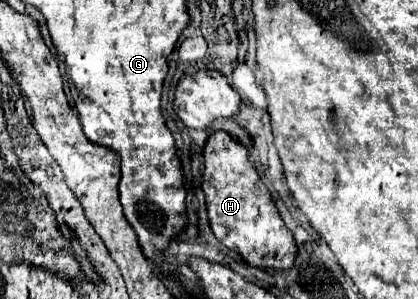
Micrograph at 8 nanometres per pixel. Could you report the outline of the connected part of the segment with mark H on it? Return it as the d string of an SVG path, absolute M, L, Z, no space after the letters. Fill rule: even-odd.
M222 130L214 132L206 142L202 190L210 228L228 250L240 254L250 266L260 270L290 270L294 266L298 246L280 218L270 190L262 184L246 146Z

